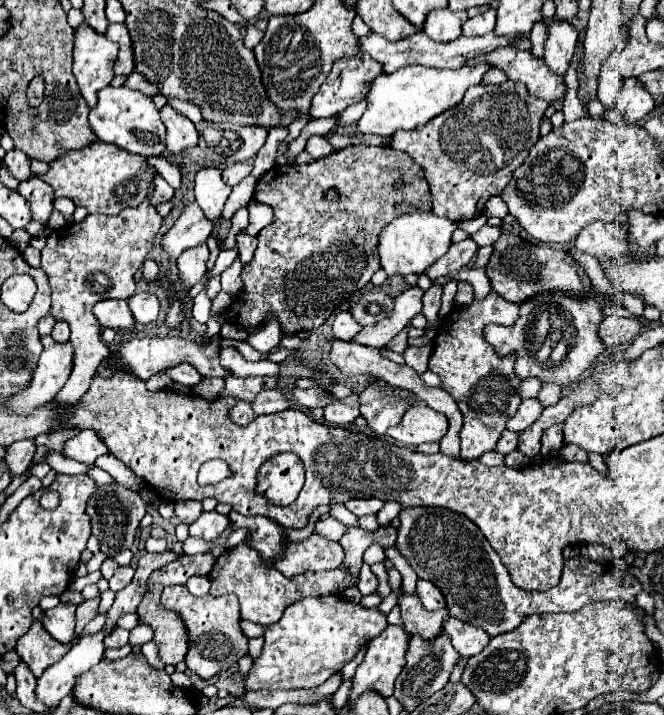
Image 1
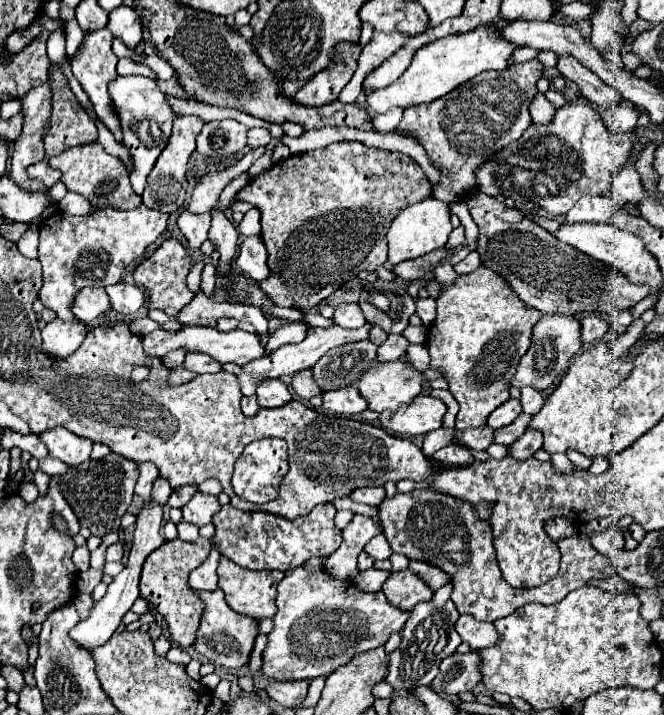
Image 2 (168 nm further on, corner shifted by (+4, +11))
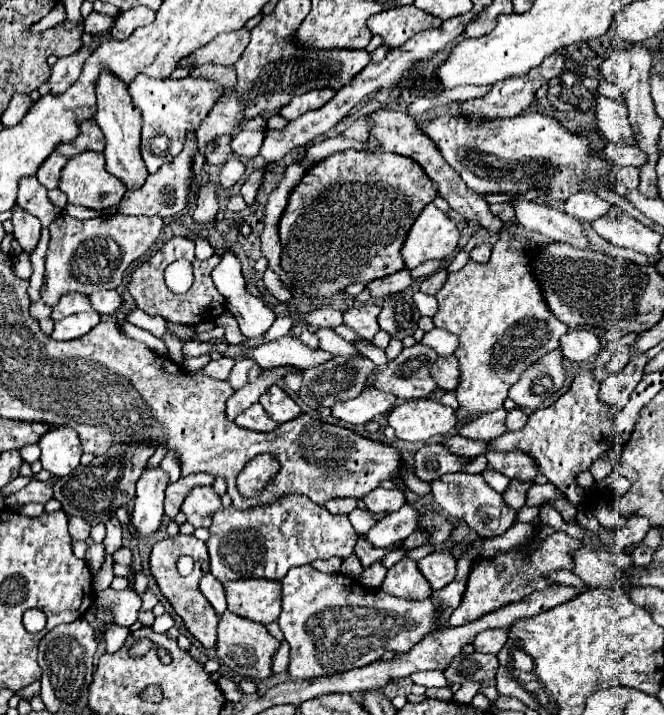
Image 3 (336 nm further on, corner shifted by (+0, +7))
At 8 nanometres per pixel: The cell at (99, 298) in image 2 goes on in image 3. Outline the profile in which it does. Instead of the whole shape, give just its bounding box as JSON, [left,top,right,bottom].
[50,294,92,322]

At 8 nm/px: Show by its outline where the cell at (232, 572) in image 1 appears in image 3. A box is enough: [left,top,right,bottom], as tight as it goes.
[224,580,282,624]

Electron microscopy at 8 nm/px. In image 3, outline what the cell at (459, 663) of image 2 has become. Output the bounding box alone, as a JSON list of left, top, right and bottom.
[444,654,498,684]

